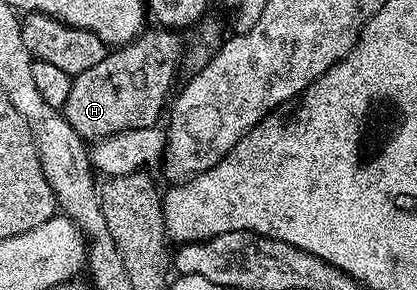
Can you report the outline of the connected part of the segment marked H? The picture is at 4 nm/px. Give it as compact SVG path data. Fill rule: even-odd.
M158 26L152 29L108 51L97 66L74 77L73 90L69 90L69 98L61 111L69 126L73 126L84 141L91 142L100 136L112 136L134 128L154 128L160 123L159 115L162 112L164 115L172 95L175 67L185 60L185 40L178 31Z

